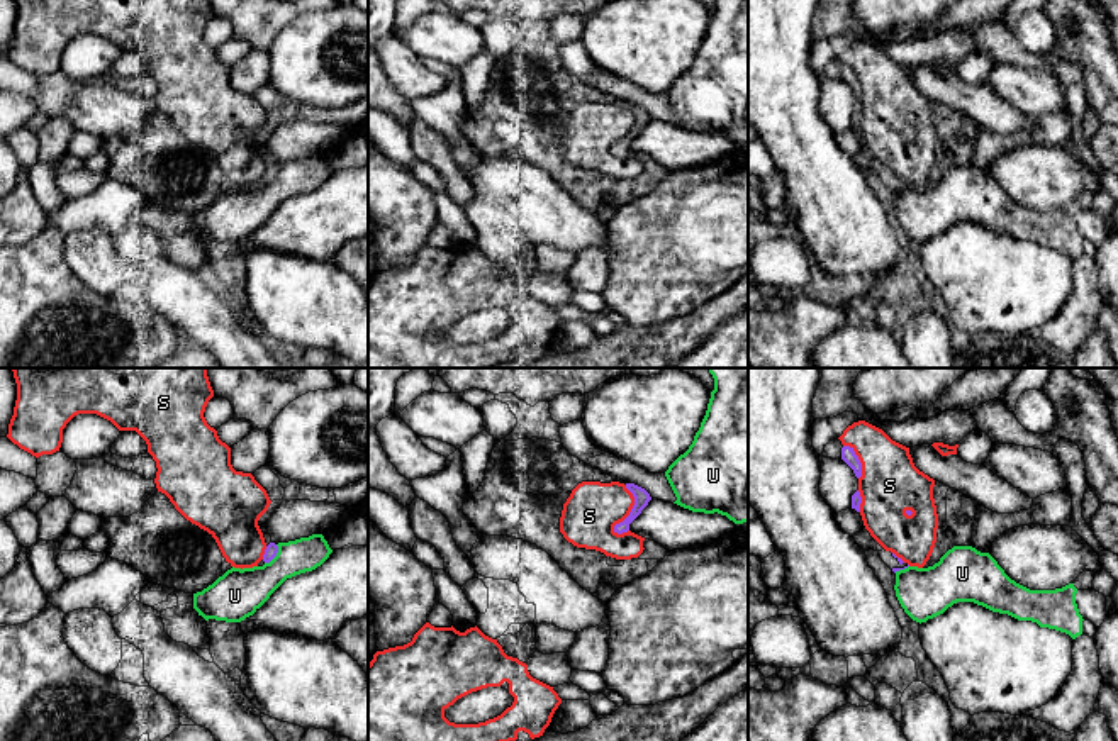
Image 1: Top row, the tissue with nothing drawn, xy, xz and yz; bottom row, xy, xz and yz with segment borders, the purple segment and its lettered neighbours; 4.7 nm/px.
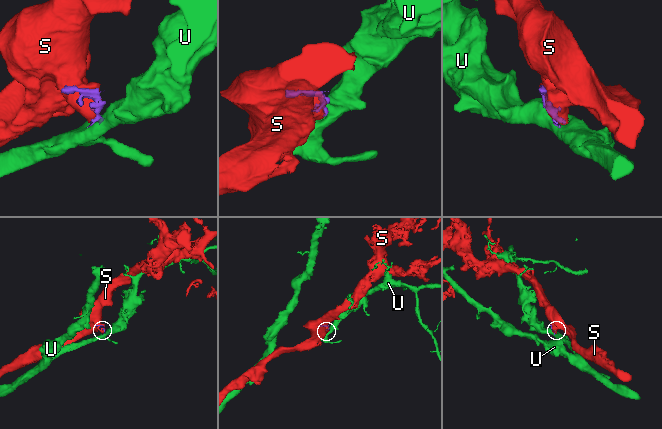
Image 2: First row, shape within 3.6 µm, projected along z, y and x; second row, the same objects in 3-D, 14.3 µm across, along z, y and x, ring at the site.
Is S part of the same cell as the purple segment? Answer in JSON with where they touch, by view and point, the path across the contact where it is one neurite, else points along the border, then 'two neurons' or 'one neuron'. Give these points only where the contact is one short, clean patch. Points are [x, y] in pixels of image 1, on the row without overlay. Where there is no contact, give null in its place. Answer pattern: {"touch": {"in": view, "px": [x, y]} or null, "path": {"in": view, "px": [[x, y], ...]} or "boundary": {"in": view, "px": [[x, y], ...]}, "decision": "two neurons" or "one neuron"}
{"touch": {"in": "xz", "px": [631, 131]}, "decision": "two neurons"}

